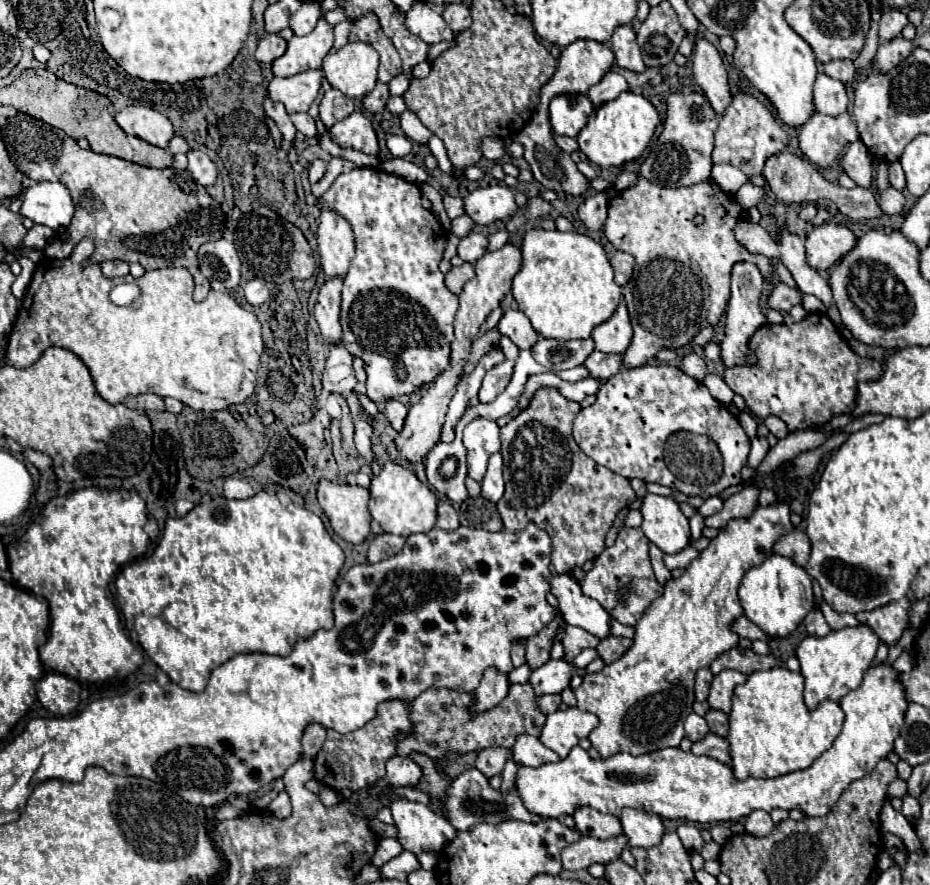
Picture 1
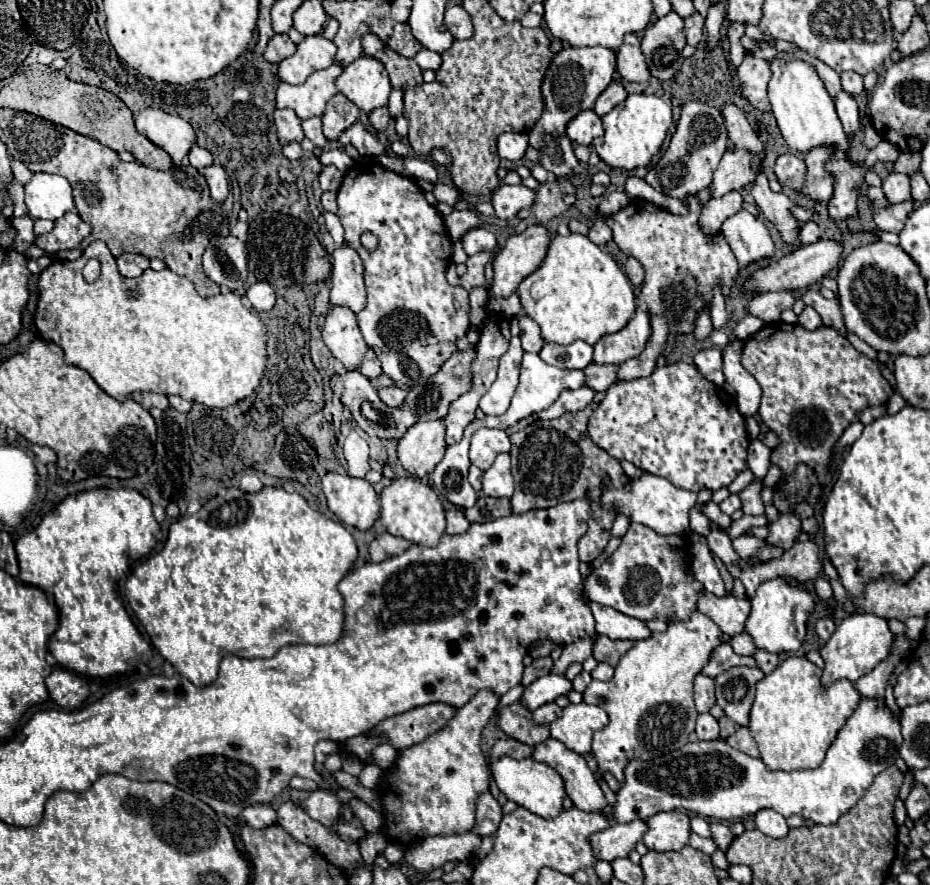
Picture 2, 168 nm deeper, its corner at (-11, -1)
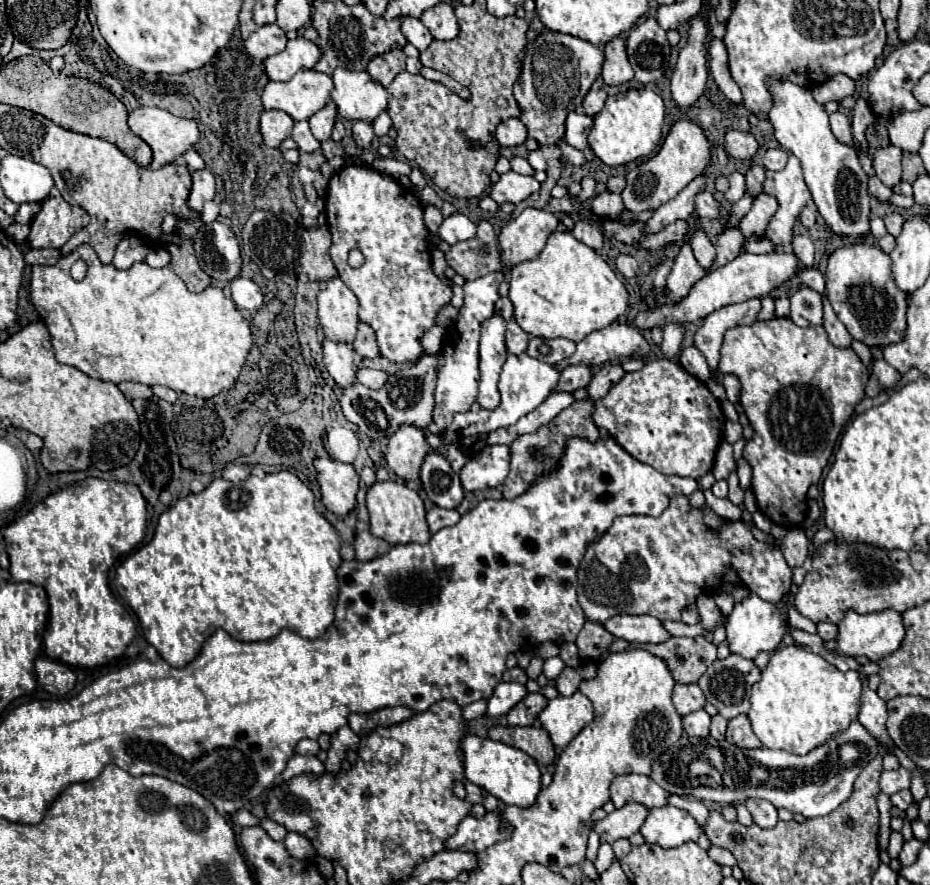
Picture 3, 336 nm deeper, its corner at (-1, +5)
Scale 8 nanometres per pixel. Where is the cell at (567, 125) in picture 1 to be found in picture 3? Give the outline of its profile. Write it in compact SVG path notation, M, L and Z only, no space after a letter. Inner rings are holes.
M570 112L568 118L566 118L566 134L564 134L564 140L578 148L578 150L584 150L588 146L588 132L592 130L594 122L588 114L584 112Z

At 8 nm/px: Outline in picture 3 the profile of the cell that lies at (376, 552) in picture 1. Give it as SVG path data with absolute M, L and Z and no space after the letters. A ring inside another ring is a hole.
M366 530L366 532L356 534L354 548L356 548L356 558L358 558L358 560L372 560L372 558L376 558L376 556L386 554L386 550L390 550L390 544L384 542L382 538L372 536L372 534Z

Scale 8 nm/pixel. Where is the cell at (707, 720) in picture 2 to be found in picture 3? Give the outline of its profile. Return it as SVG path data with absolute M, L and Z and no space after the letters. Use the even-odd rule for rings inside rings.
M696 710L696 712L688 714L688 716L684 716L682 722L684 722L686 734L690 734L690 736L700 736L700 738L708 736L710 716L708 716L706 710Z

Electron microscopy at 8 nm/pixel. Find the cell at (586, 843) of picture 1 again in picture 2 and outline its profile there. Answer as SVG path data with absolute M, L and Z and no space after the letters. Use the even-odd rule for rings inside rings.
M632 820L626 824L612 824L610 828L592 834L590 842L596 860L612 862L618 856L628 856L628 852L642 840L646 830L646 820Z

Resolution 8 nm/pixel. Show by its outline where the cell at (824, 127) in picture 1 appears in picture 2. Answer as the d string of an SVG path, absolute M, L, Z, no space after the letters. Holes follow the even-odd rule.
M814 148L804 156L806 162L806 178L800 188L800 196L812 202L828 202L834 192L834 178L826 172L824 162L828 160L828 148Z

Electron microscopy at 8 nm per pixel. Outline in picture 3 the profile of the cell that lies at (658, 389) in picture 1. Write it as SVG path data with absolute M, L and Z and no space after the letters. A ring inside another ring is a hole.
M656 358L644 364L642 370L626 374L604 398L594 402L592 420L598 428L604 428L630 456L656 468L662 474L700 478L714 466L714 454L724 438L724 412L710 390L696 376L686 372L678 362L670 358Z

